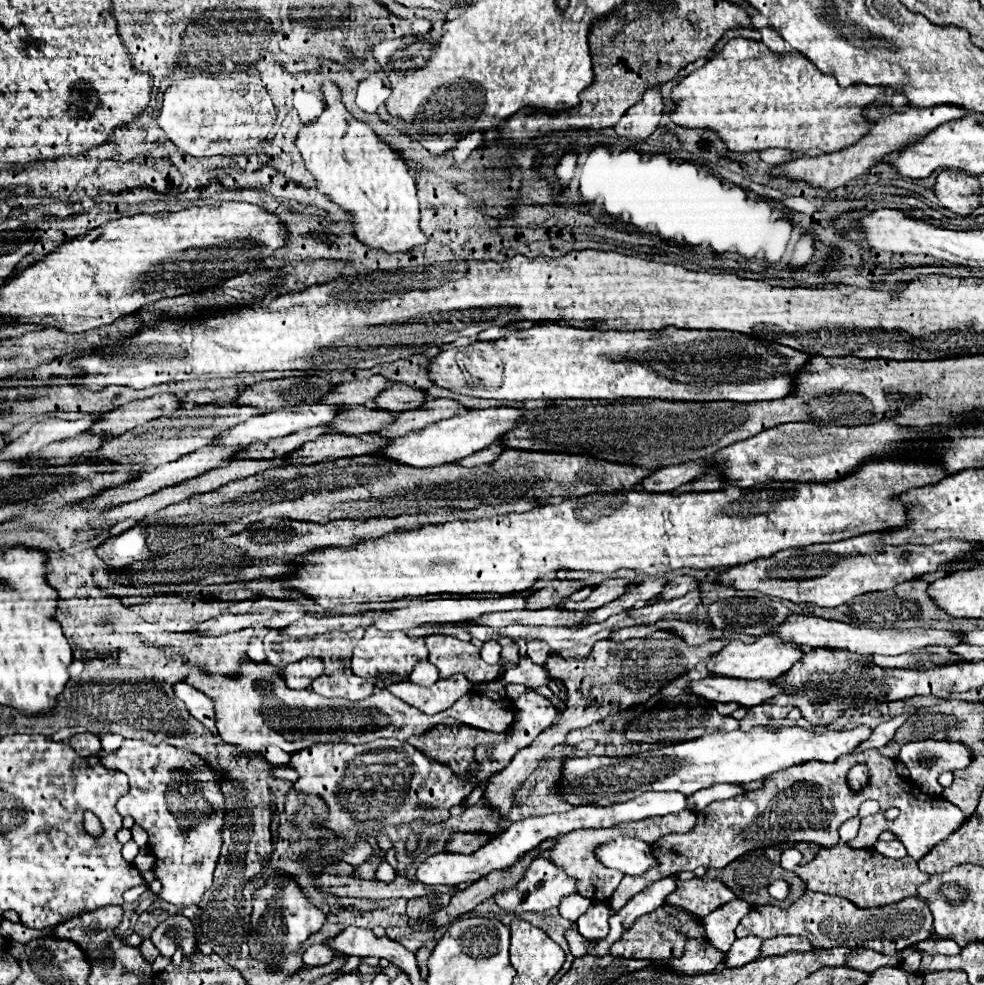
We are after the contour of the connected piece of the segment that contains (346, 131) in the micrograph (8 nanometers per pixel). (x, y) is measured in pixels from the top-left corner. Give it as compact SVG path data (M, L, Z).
M326 81L324 83L324 101L326 109L322 115L308 123L302 125L302 131L298 135L296 147L306 163L306 169L312 173L316 179L316 189L324 193L332 203L336 203L340 209L350 213L350 223L356 239L364 243L370 249L382 249L386 253L408 253L418 245L424 245L428 239L420 231L418 221L420 221L420 207L418 207L418 197L416 197L416 181L406 167L402 159L396 159L398 153L390 149L388 143L384 143L372 129L370 125L356 121L344 105L340 105L340 89L336 89L334 83Z

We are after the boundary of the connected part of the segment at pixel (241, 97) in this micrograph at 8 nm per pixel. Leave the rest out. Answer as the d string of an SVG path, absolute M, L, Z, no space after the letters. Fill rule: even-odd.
M186 77L164 93L158 125L166 137L192 157L246 155L262 143L276 121L276 109L264 87L250 83L250 91L232 77Z

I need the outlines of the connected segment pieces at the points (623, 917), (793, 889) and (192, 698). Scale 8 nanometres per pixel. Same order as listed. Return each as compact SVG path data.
M664 877L656 883L652 883L650 887L646 887L642 893L638 893L636 897L632 897L618 913L614 913L610 917L610 933L604 939L592 941L592 949L588 951L590 955L606 955L610 945L622 937L624 929L640 915L652 913L654 909L658 909L666 897L676 889L676 877Z
M784 843L784 845L774 845L774 847L768 847L768 849L756 849L756 853L746 853L744 857L738 857L736 861L732 861L732 865L726 865L724 869L710 869L708 871L708 877L724 881L724 885L728 885L728 889L732 889L740 899L746 899L750 905L764 905L764 903L768 903L770 901L770 895L766 891L766 887L772 881L776 881L776 879L782 877L790 885L788 903L792 903L796 897L800 897L800 893L804 893L804 885L800 883L800 879L798 879L798 875L794 871L784 871L780 867L780 853L786 847L798 849L802 853L802 863L812 861L812 857L820 851L820 847L818 845L812 845L812 843Z
M188 683L174 685L174 693L178 699L182 699L186 703L188 711L192 711L192 715L214 733L216 741L222 741L220 735L216 733L216 727L214 727L214 705L202 693L192 689L192 685L188 685Z

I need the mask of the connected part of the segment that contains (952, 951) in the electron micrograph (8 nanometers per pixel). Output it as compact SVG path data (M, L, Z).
M944 939L944 941L938 941L938 943L934 943L934 941L922 941L920 945L916 945L920 951L928 951L928 953L942 953L942 955L958 955L960 951L962 951L962 947L956 943L956 941L952 941L952 939Z

